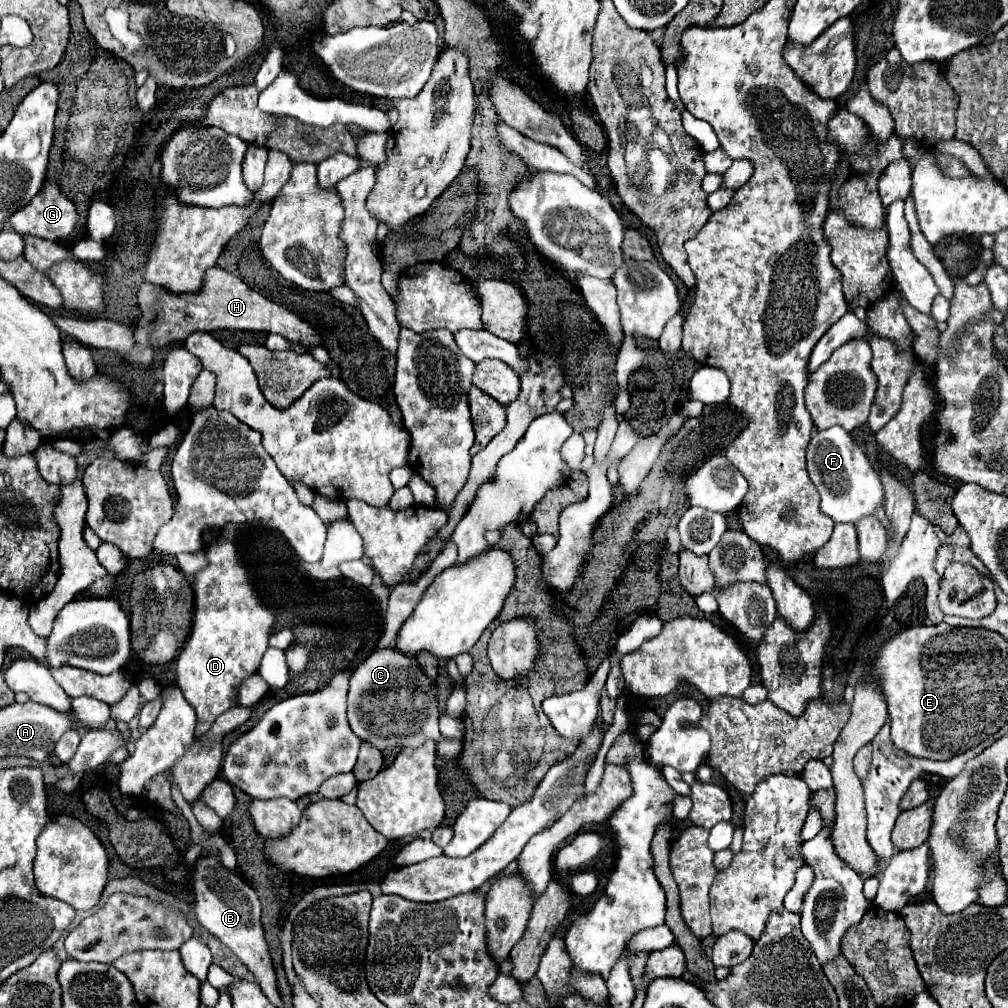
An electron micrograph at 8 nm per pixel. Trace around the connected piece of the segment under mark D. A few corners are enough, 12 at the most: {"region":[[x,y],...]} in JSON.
{"region":[[234,542],[194,576],[176,684],[202,738],[258,672],[274,614]]}

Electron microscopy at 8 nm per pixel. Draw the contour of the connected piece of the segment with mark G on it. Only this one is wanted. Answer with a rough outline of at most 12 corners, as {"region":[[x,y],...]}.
{"region":[[46,182],[10,228],[46,240],[76,236],[74,204]]}

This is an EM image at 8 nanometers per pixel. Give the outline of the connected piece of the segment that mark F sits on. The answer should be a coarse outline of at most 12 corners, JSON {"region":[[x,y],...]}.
{"region":[[844,428],[816,430],[806,460],[820,512],[874,516],[878,472]]}

